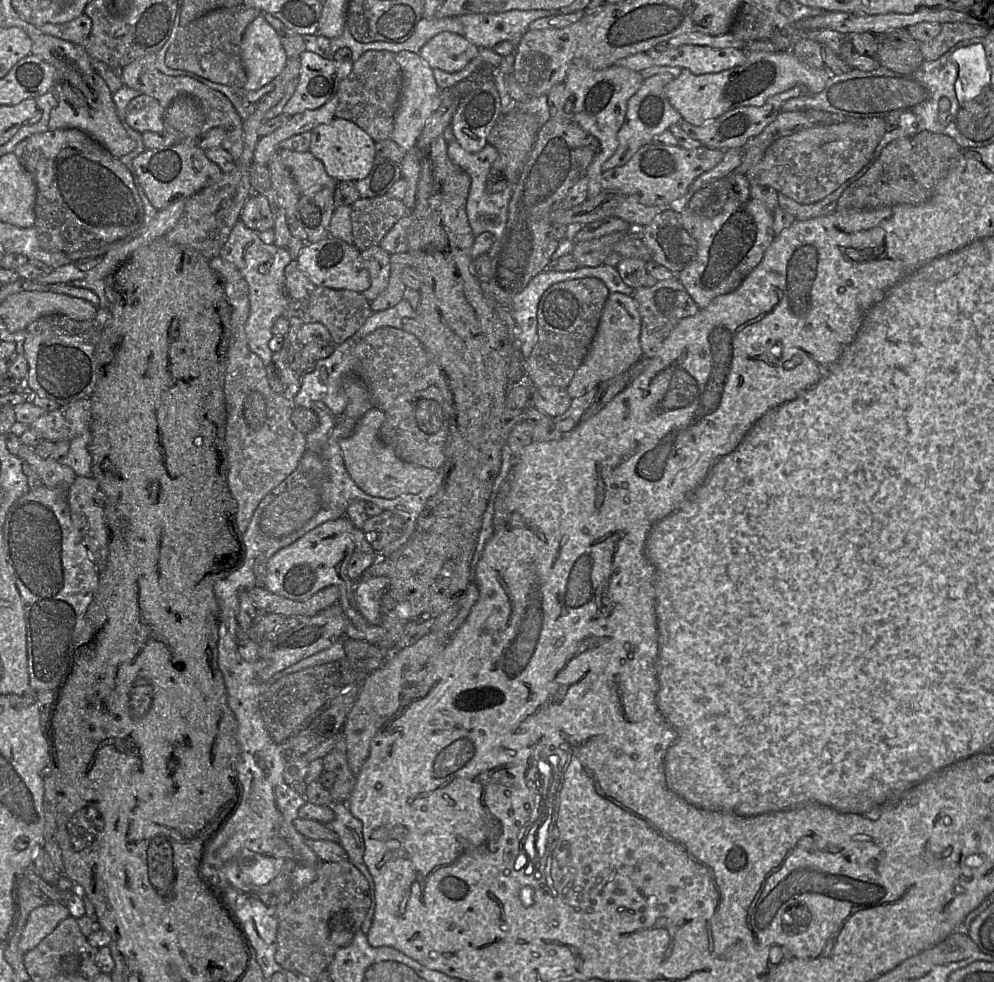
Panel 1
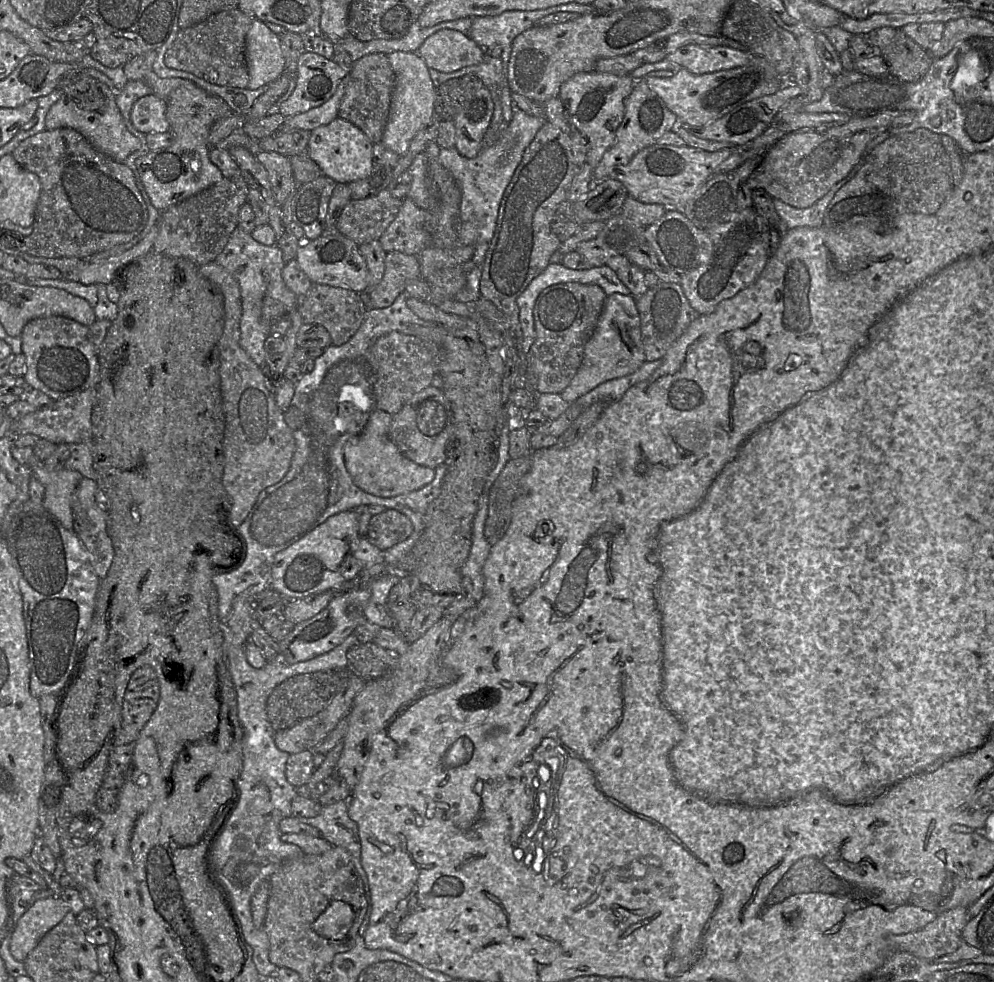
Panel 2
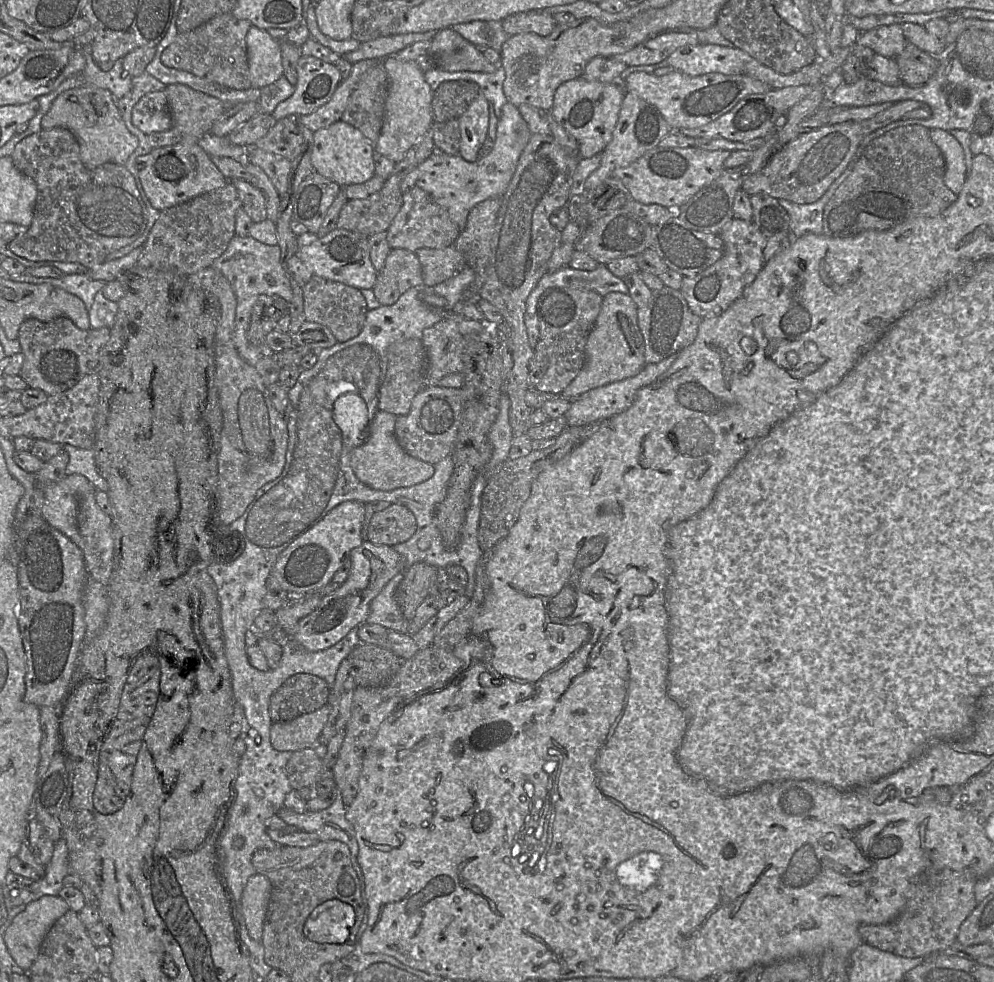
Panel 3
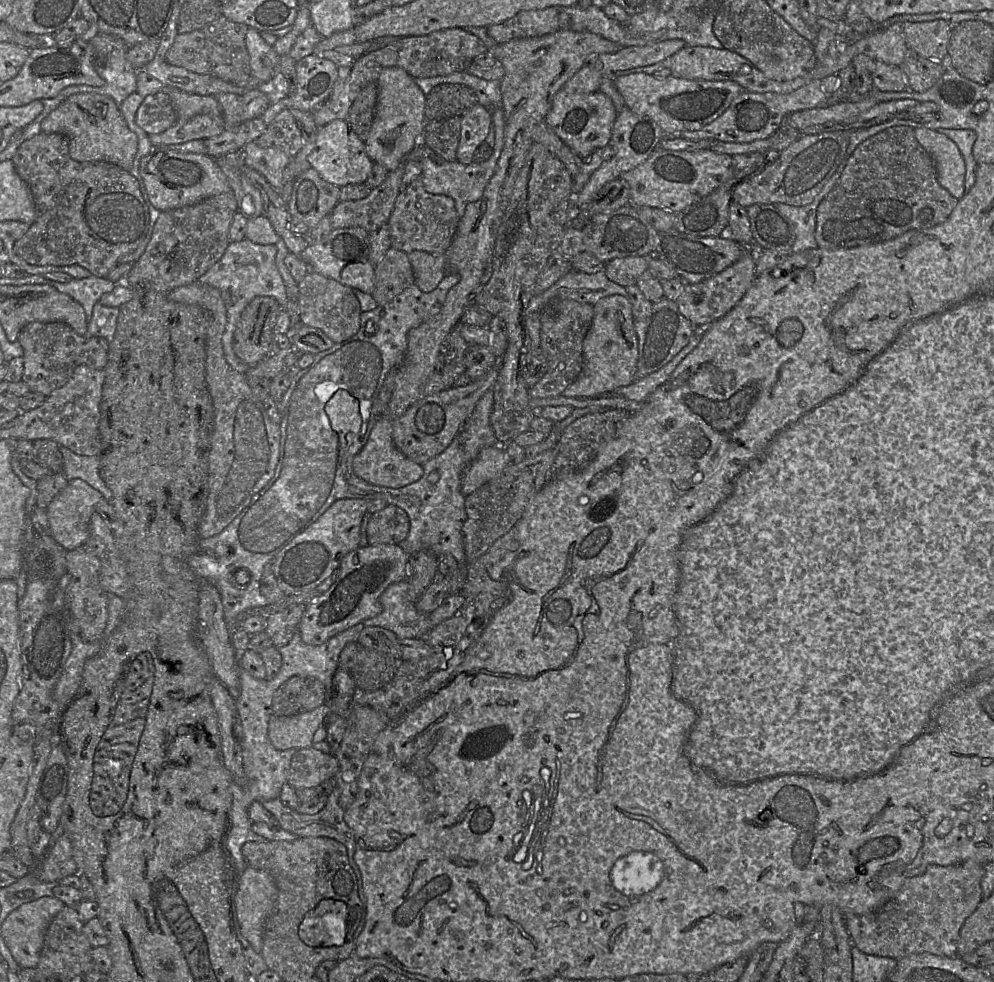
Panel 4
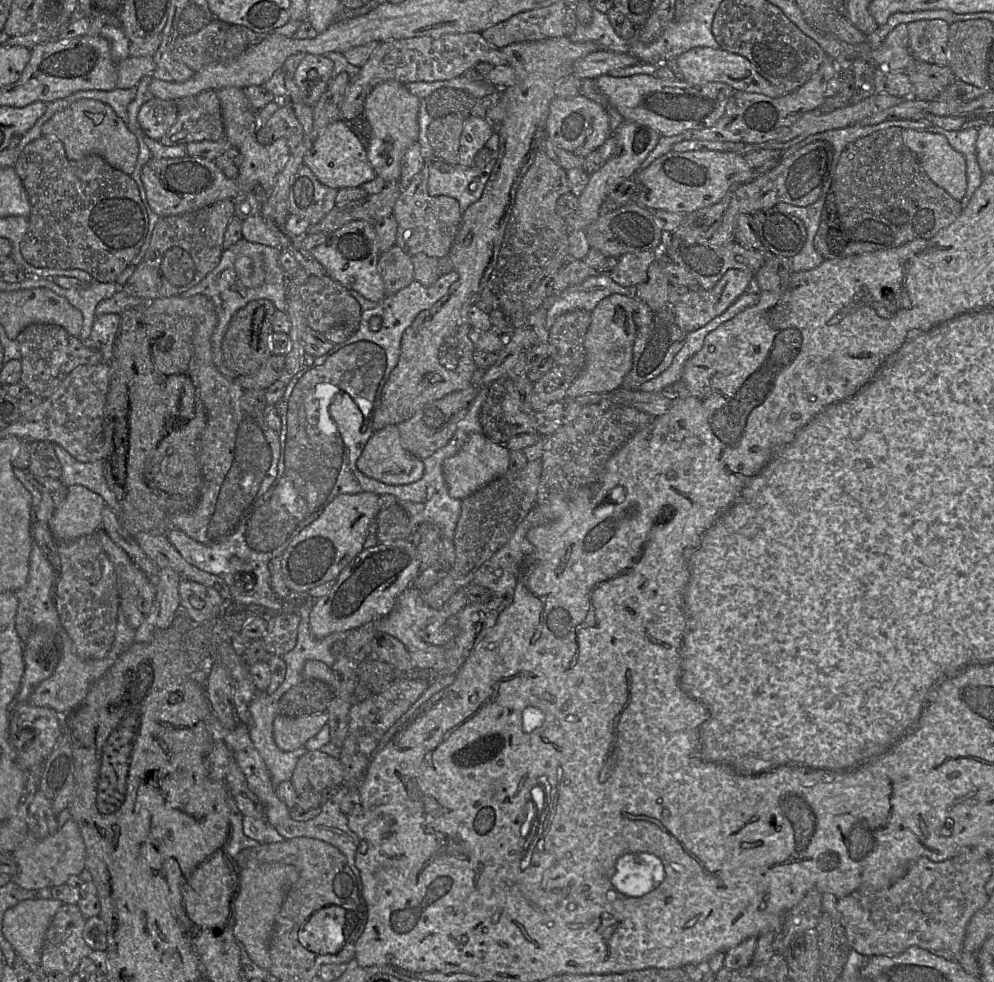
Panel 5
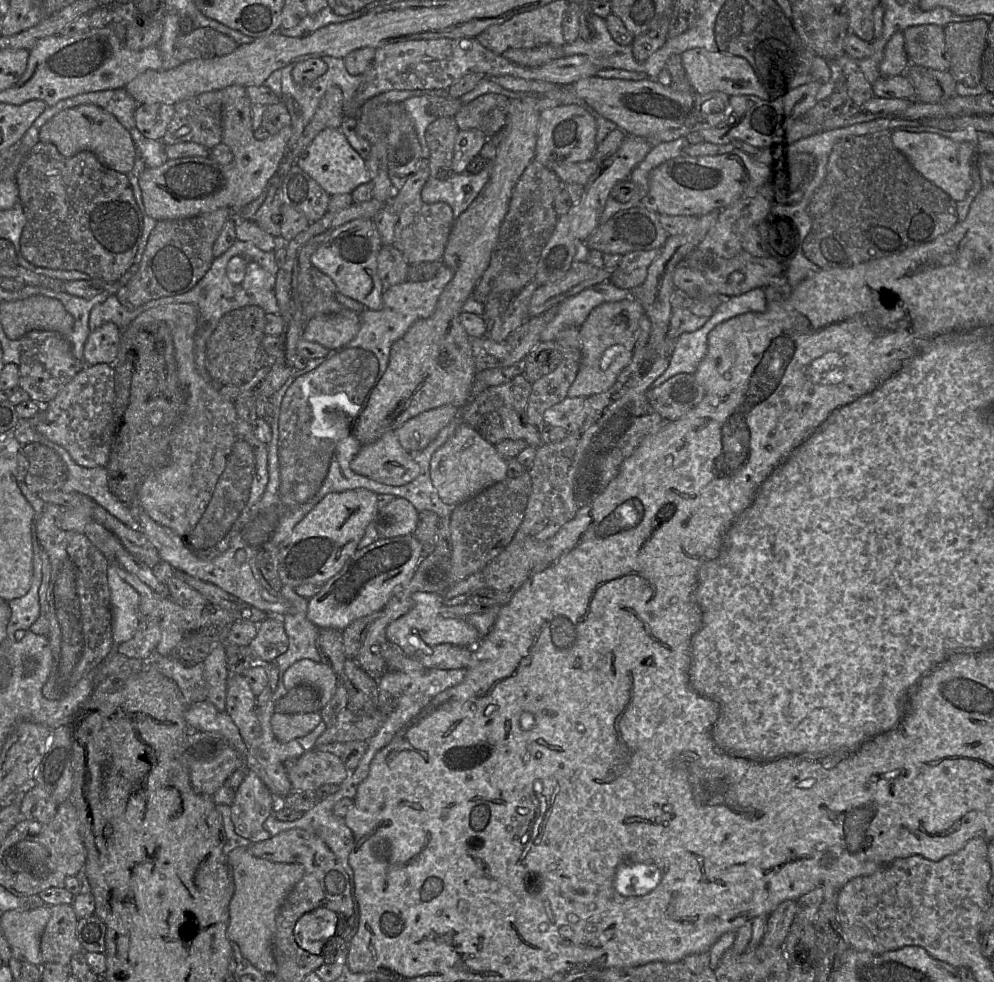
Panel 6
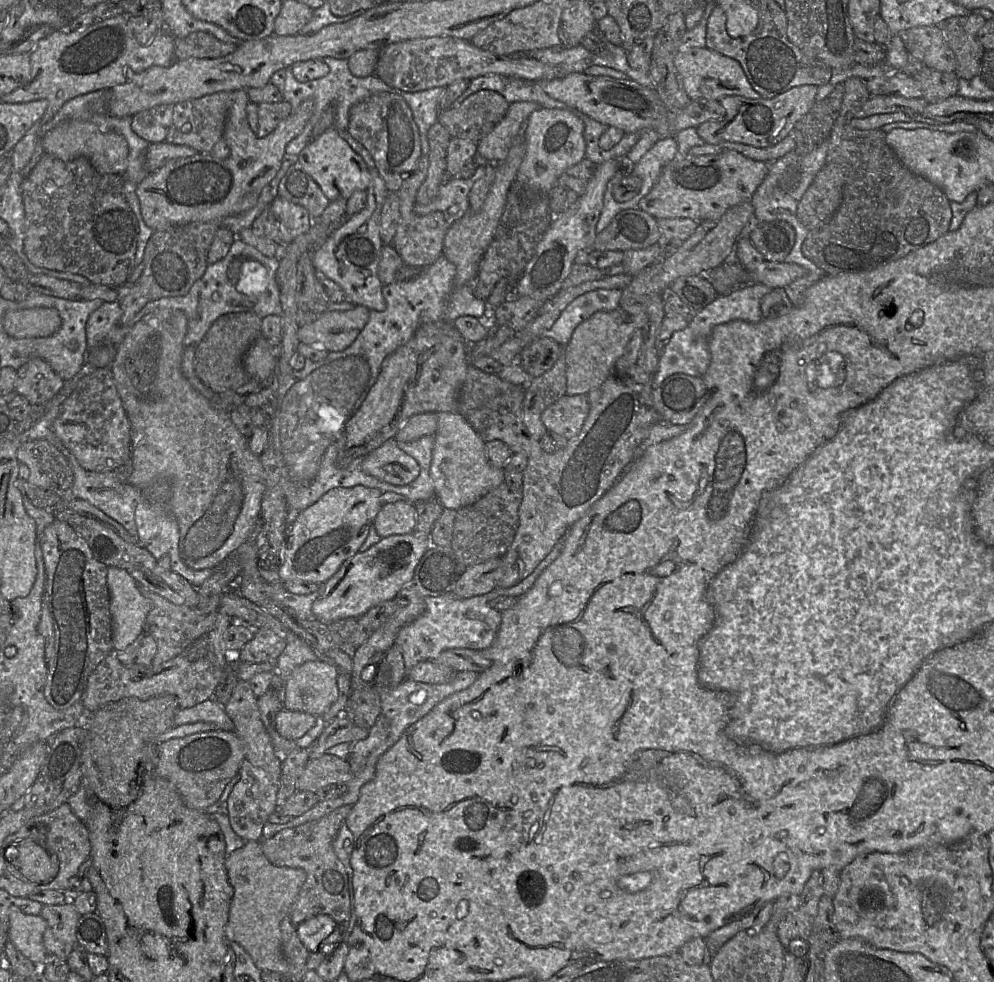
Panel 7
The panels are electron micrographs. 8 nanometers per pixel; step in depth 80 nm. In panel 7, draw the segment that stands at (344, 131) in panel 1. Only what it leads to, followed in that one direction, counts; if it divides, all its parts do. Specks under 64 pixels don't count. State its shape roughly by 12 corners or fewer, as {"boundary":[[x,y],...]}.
{"boundary":[[335,128],[296,163],[330,202],[367,191],[368,166]]}

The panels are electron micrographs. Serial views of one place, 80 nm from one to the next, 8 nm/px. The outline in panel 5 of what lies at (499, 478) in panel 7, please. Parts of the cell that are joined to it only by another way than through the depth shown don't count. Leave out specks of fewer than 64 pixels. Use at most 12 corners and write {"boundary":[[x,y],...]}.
{"boundary":[[472,434],[442,464],[464,500],[508,471],[510,451]]}

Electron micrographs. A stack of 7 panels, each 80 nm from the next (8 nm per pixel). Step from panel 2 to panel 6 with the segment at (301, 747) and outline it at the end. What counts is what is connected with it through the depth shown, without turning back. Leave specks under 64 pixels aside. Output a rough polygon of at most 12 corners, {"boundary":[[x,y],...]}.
{"boundary":[[320,712],[274,713],[272,730],[287,743],[311,733]]}

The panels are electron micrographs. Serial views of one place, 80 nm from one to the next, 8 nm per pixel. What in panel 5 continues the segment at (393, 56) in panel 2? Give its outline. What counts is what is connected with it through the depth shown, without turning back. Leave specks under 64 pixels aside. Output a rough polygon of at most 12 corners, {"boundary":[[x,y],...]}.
{"boundary":[[396,80],[378,84],[362,116],[367,159],[386,183],[418,140],[420,98]]}

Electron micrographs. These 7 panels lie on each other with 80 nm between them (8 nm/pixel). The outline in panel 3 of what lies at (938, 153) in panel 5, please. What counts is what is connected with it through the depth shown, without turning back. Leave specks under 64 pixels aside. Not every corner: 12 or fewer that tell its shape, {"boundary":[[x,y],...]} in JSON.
{"boundary":[[948,131],[930,138],[945,162],[944,183],[958,196],[967,171],[963,148]]}

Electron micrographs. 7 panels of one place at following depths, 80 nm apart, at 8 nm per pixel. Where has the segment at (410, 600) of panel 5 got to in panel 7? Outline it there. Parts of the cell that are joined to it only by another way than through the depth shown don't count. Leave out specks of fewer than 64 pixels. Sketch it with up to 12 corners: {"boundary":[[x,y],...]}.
{"boundary":[[563,538],[510,588],[471,598],[425,598],[398,633],[406,673],[448,649],[490,647],[502,613],[489,601],[519,598],[562,552]]}

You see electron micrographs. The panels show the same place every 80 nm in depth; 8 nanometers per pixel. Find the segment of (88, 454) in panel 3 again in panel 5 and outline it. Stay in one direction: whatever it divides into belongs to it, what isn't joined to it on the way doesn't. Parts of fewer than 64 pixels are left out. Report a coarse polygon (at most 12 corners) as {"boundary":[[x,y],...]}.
{"boundary":[[58,444],[61,483],[99,494],[121,520],[121,505],[107,485],[103,460],[80,462]]}

